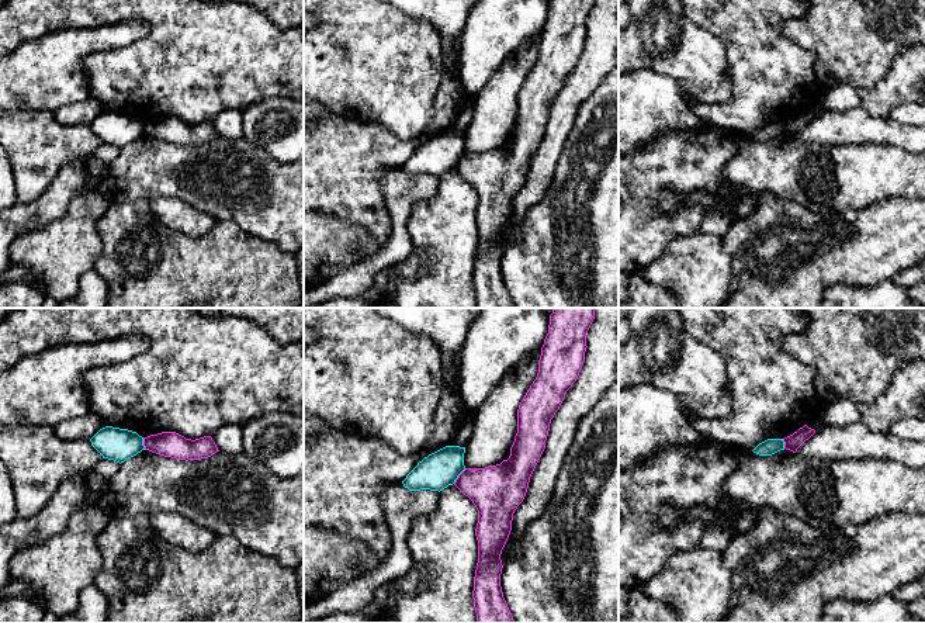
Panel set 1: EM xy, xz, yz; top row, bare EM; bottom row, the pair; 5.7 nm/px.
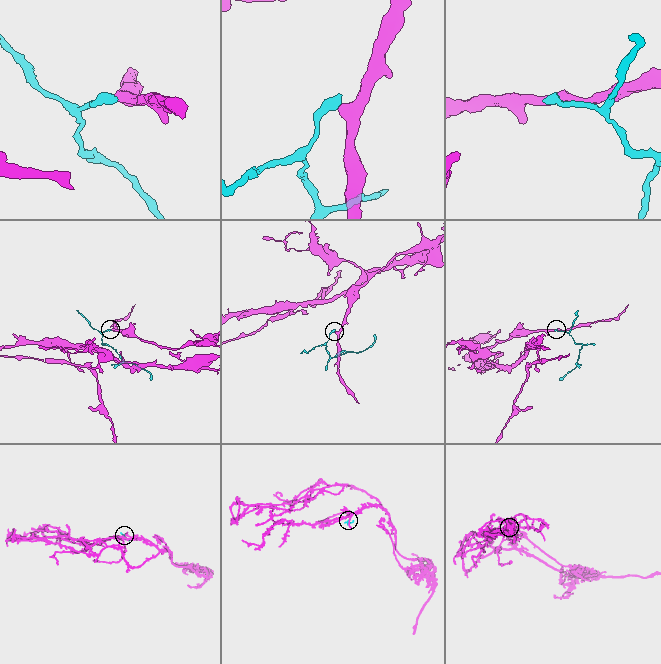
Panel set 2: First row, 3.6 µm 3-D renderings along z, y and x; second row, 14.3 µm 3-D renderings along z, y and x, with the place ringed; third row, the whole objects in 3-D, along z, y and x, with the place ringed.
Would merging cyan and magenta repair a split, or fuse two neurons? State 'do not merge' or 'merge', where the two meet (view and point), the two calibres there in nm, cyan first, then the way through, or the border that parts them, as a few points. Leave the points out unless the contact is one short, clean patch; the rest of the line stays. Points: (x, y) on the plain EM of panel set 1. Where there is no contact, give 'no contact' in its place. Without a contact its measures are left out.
do not merge; contact xz (458, 159); calibres 200 and 300 nm; border xz (466, 153), (453, 168)

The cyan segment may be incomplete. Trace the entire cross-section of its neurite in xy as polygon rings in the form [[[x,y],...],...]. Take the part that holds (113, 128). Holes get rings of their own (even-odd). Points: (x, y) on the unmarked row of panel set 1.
[[[112,111],[100,114],[90,127],[103,143],[119,149],[145,135],[143,122],[136,117]]]

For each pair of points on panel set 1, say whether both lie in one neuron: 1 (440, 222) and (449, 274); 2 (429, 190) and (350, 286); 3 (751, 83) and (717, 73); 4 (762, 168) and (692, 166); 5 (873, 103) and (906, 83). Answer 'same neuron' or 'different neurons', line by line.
1: same neuron
2: same neuron
3: different neurons
4: different neurons
5: same neuron

